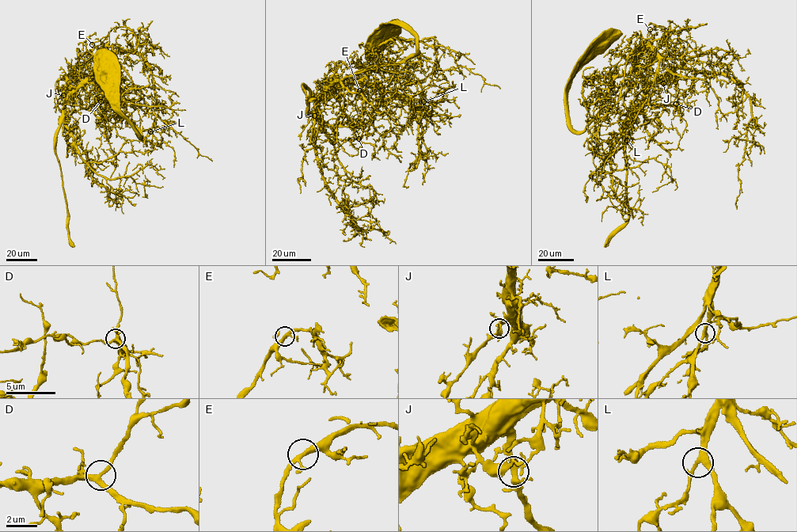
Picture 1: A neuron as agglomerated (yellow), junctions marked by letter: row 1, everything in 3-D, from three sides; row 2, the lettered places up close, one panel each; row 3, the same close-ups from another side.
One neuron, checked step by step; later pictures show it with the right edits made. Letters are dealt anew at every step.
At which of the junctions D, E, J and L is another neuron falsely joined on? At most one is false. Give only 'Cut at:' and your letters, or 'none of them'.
Cut at: none of them

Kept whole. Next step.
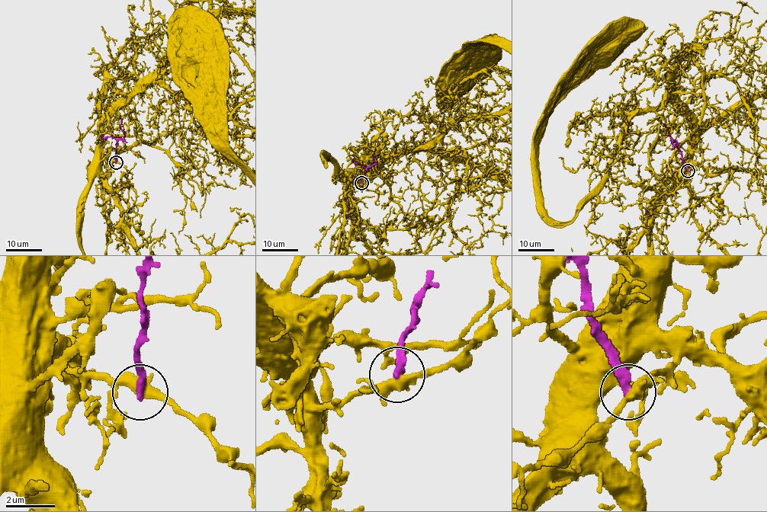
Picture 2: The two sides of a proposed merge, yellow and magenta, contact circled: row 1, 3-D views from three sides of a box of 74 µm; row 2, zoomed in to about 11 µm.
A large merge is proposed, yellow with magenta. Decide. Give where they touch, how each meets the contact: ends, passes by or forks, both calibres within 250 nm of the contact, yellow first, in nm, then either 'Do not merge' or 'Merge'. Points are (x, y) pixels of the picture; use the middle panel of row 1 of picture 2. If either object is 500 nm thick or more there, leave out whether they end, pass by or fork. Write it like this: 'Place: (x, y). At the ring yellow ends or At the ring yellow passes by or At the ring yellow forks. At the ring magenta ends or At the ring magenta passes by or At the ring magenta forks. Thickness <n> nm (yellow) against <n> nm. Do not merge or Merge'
Place: (361, 183). At the ring yellow passes by. At the ring magenta ends. Thickness 400 nm (yellow) against 340 nm. Do not merge

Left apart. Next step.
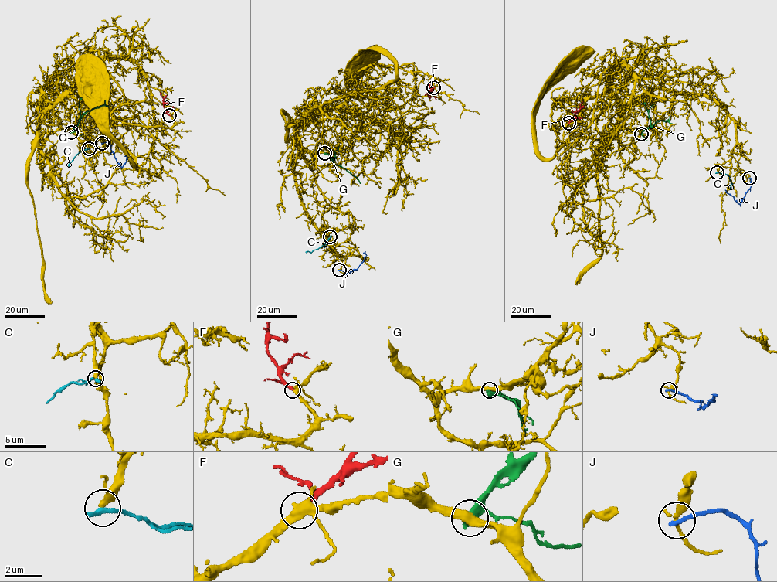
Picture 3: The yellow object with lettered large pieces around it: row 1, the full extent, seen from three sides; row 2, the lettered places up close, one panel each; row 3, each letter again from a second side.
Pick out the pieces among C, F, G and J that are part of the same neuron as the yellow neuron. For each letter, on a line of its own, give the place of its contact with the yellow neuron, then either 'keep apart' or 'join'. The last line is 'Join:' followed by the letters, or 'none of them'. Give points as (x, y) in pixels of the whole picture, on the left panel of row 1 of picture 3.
C: meets yellow at (89, 148); keep apart
F: meets yellow at (169, 115); join
G: meets yellow at (71, 132); keep apart
J: meets yellow at (102, 143); keep apart
Join: F

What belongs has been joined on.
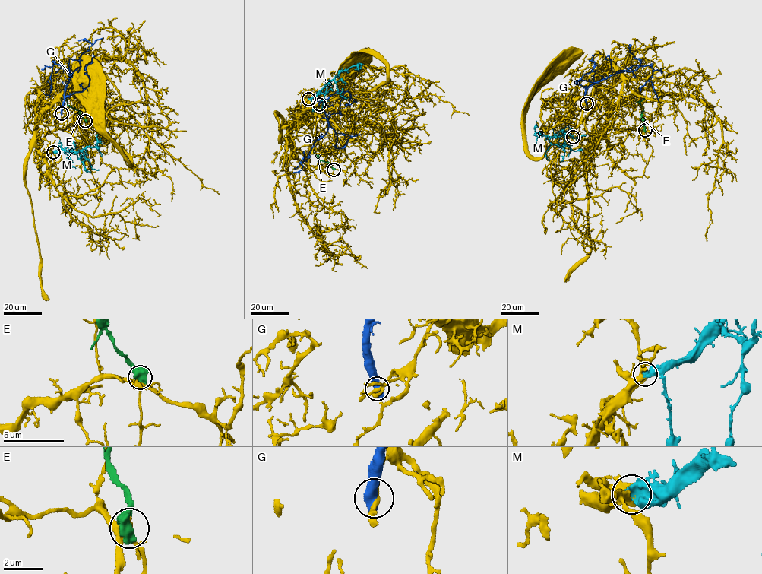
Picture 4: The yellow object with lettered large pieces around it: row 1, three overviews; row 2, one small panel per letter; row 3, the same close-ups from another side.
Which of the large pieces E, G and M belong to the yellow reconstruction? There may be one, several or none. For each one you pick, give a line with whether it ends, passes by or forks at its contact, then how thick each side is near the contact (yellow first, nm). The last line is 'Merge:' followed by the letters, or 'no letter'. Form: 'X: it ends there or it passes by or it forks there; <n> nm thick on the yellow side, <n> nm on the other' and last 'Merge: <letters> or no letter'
M: it ends there; 360 nm thick on the yellow side, 650 nm on the other
Merge: M

